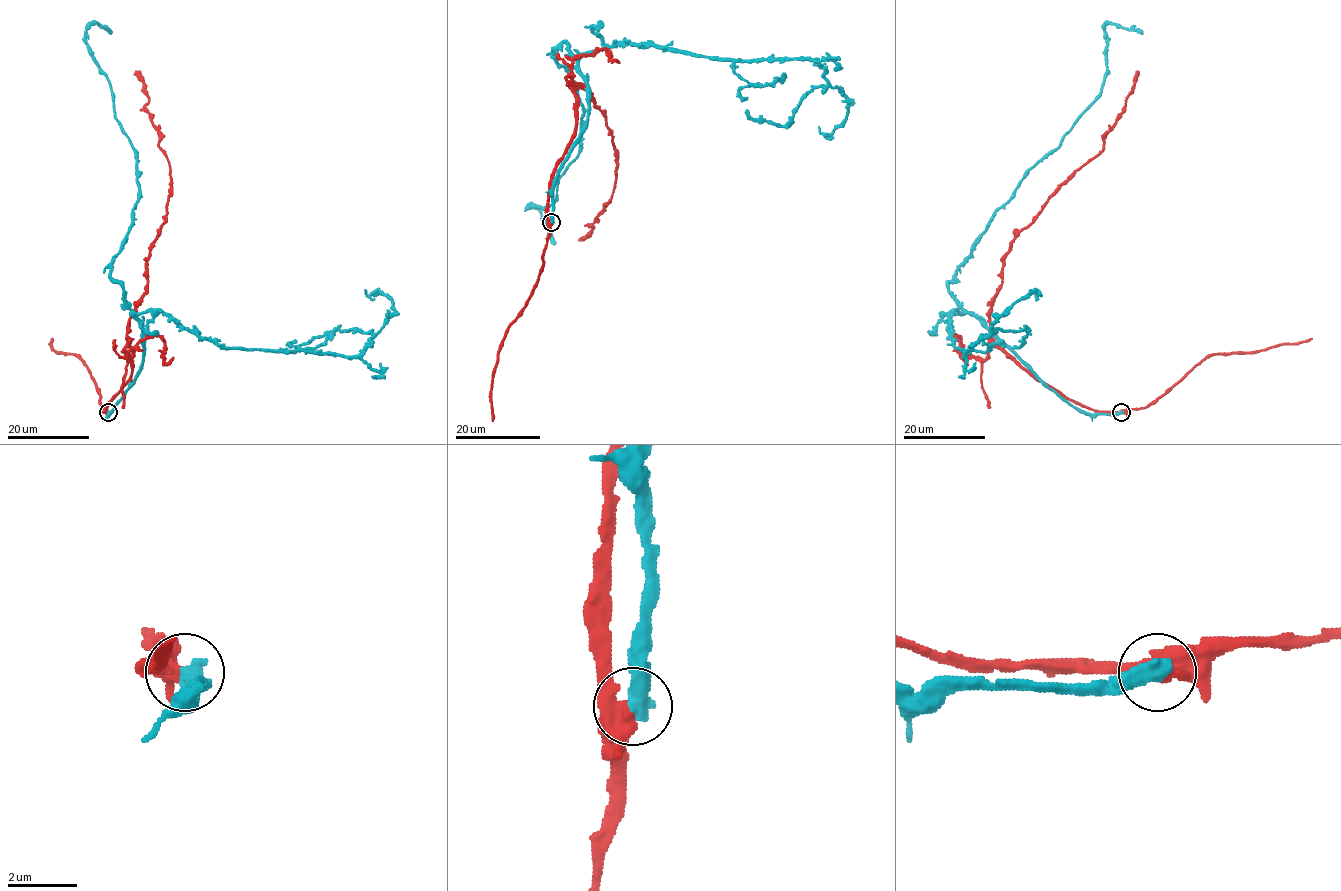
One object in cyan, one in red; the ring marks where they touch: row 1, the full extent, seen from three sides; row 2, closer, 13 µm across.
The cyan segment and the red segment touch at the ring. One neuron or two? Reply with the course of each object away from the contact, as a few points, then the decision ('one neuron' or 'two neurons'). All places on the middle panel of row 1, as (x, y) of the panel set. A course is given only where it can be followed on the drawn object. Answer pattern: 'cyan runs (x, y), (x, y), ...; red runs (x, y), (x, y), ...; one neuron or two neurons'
cyan runs (551, 222), (586, 120), (566, 42), (553, 55), (582, 104), (581, 151), (554, 201), (528, 207), (554, 244); red runs (551, 222), (551, 174), (572, 138), (570, 86), (577, 85), (606, 119), (616, 157), (612, 197), (580, 239); two neurons

